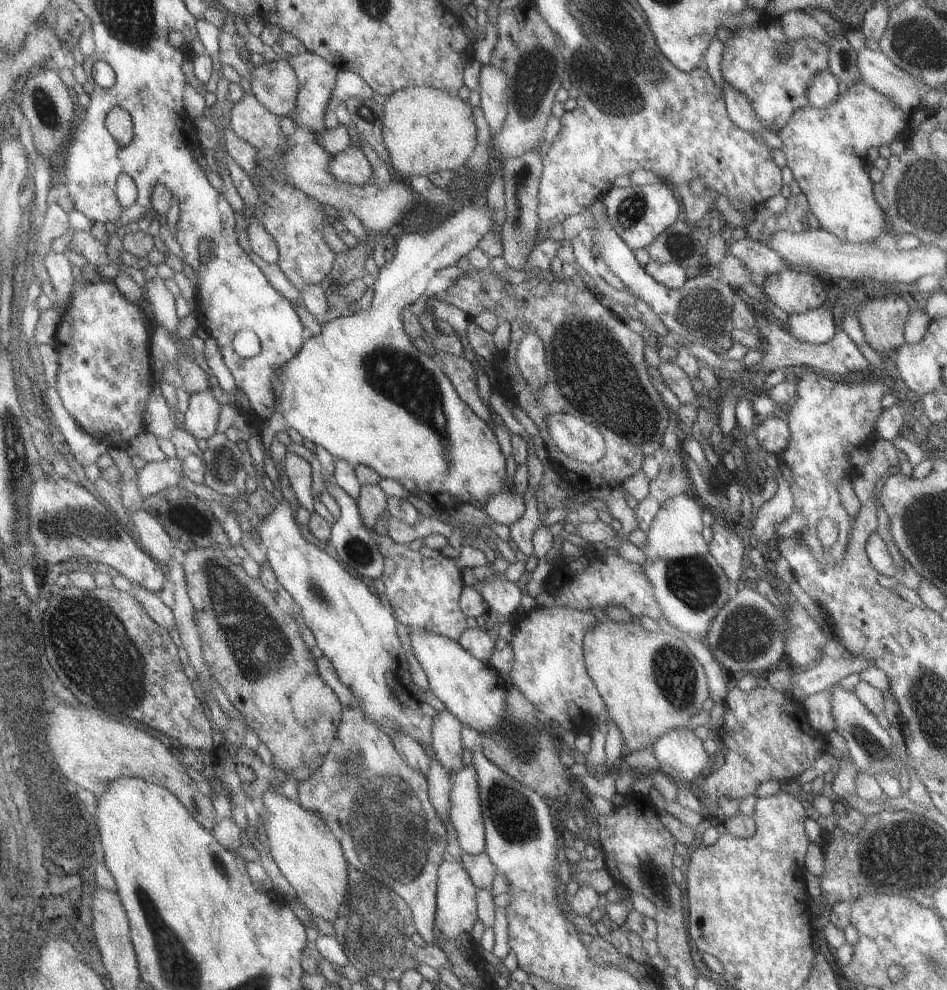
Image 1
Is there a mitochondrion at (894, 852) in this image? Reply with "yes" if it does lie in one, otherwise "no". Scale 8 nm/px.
yes

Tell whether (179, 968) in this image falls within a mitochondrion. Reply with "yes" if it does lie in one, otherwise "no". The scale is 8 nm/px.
yes

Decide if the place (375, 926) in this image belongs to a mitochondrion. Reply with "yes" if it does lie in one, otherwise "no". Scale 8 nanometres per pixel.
yes

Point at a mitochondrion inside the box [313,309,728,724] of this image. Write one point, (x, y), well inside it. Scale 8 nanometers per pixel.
(593, 377)

